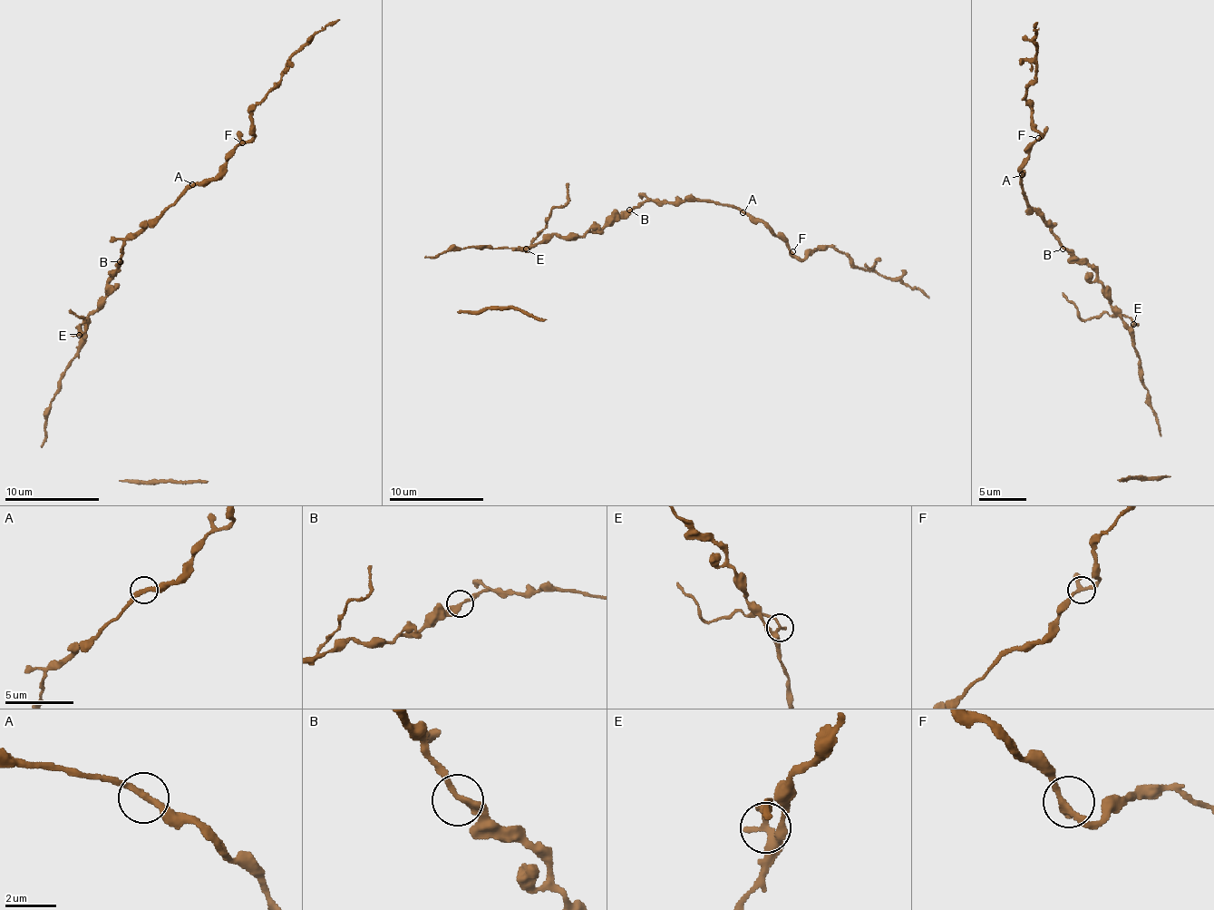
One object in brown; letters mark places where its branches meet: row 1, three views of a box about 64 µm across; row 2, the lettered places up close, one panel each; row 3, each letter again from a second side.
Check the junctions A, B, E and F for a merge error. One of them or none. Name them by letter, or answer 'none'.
E

